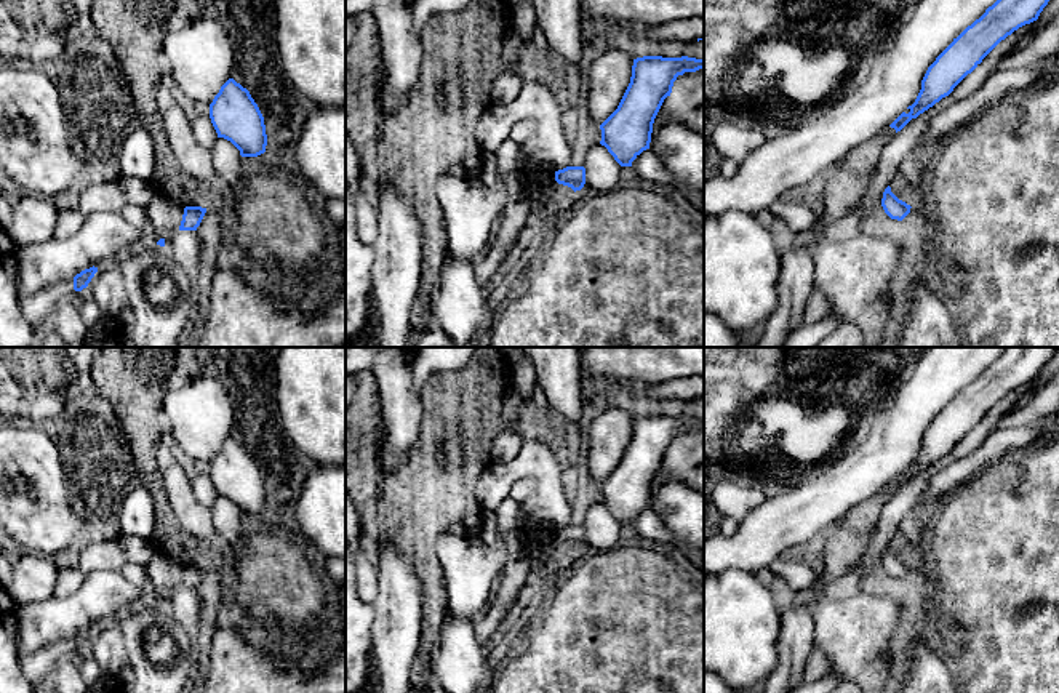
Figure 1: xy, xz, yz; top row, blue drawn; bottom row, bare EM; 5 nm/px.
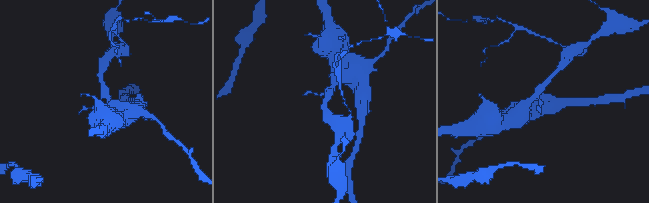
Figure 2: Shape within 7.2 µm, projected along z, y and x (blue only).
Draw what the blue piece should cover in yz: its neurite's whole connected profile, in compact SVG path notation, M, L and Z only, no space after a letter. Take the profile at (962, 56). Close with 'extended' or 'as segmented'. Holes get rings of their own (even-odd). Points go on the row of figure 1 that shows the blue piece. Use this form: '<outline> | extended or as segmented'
M997 0L936 58L921 80L915 102L907 107L910 112L902 112L889 126L901 131L912 118L949 96L1001 40L1037 21L1048 2Z | as segmented

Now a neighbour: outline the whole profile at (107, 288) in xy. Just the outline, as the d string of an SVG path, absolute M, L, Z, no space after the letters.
M114 262L98 269L86 286L86 294L96 301L104 317L117 317L130 304L123 275Z

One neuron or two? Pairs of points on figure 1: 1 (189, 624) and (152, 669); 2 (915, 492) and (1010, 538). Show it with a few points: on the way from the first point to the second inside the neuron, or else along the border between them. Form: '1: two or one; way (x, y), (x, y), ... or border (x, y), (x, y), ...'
1: two; border (163, 605), (192, 642)
2: two; border (915, 504), (903, 517), (896, 532)

